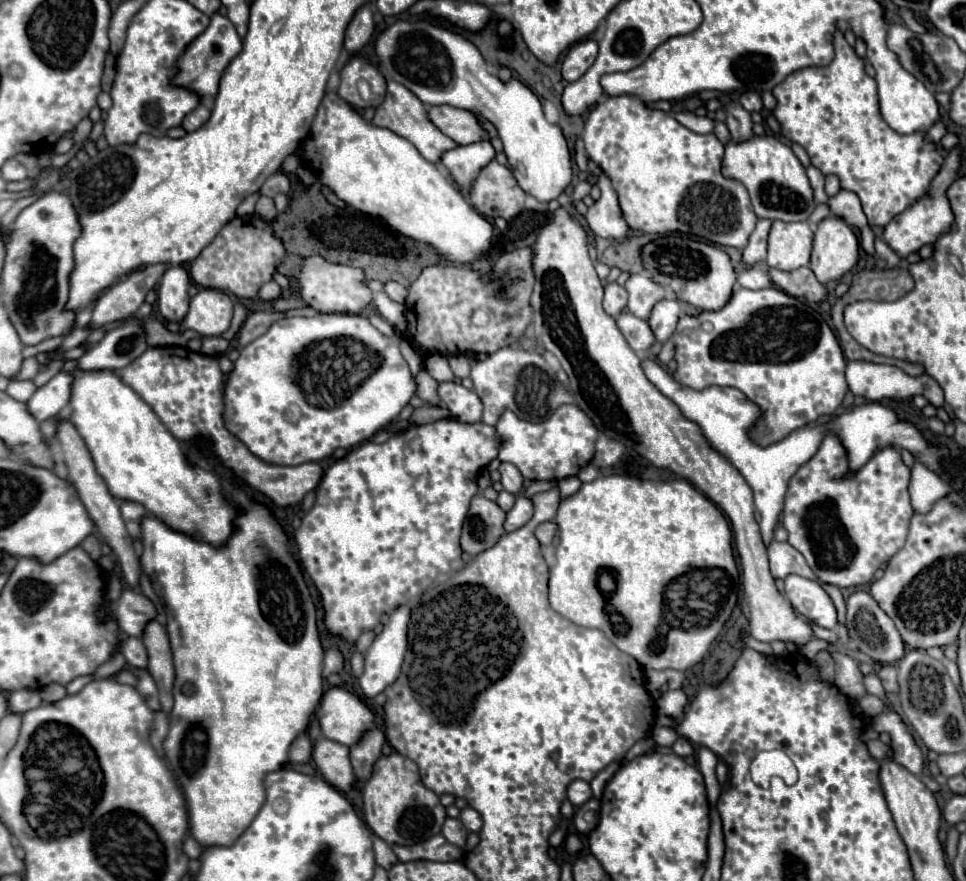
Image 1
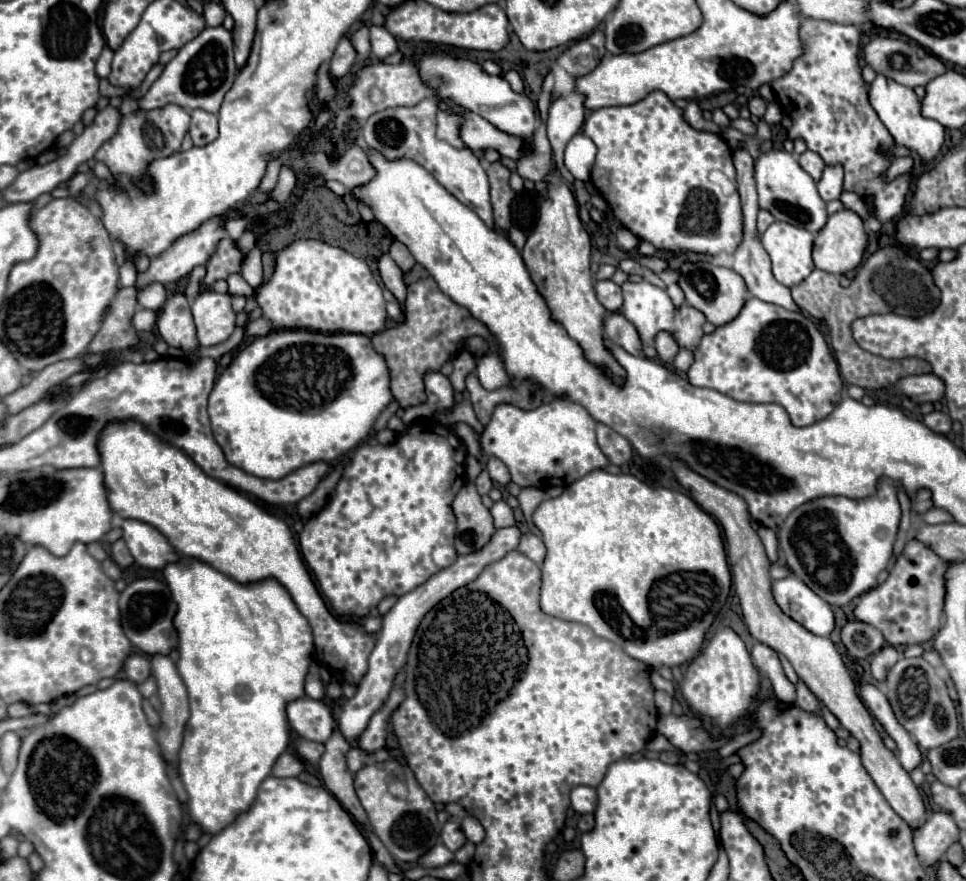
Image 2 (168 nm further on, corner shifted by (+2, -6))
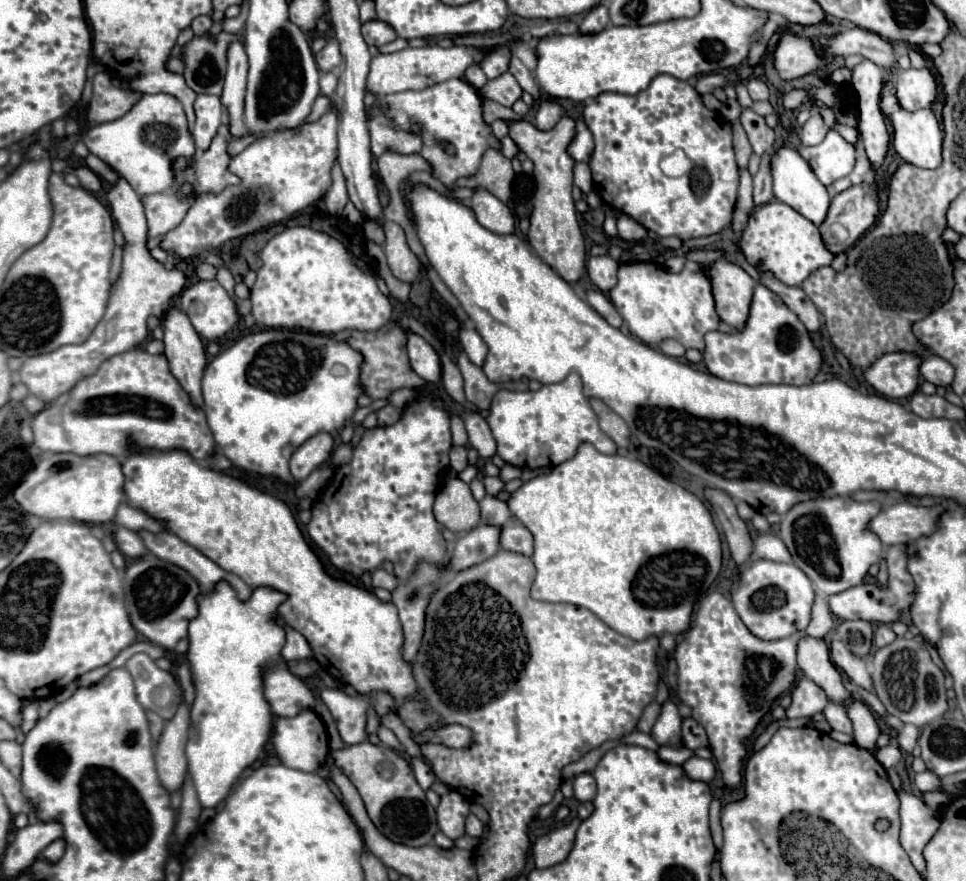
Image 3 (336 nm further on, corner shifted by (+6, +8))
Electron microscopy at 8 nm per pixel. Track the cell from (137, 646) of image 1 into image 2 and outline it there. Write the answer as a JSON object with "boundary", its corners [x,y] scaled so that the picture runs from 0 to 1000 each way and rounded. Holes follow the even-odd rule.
{"boundary":[[[136,741],[131,748],[129,748],[129,755],[127,755],[127,762],[131,766],[134,773],[138,775],[146,775],[154,768],[156,764],[156,757],[154,757],[154,748],[150,743],[144,743],[144,741]]]}

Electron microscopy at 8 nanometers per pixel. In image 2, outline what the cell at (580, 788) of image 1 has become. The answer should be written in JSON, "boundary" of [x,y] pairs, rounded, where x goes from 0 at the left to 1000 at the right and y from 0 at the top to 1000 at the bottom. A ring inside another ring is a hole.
{"boundary":[[[597,891],[591,898],[591,916],[597,923],[614,923],[618,914],[618,900],[614,893],[606,893],[606,891]]]}

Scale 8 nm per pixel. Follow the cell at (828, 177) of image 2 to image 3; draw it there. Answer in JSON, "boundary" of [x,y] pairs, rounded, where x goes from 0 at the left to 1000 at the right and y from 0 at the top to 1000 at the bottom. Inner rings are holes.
{"boundary":[[[858,146],[848,165],[827,165],[825,171],[852,210],[879,199],[885,190],[885,165],[877,162],[864,146]]]}

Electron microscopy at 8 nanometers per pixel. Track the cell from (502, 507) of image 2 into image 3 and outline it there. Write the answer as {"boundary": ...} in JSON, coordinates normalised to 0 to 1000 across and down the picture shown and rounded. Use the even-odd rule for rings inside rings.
{"boundary":[[[502,562],[502,566],[496,569],[496,575],[498,575],[498,594],[502,594],[502,596],[521,598],[529,587],[523,569],[517,569],[508,562]]]}

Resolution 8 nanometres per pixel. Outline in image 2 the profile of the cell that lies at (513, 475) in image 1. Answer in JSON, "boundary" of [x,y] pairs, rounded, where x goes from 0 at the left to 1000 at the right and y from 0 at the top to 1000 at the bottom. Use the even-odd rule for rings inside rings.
{"boundary":[[[504,521],[504,535],[506,535],[508,544],[510,544],[517,553],[525,553],[525,551],[529,548],[527,532],[525,532],[523,526],[519,526],[517,521]]]}

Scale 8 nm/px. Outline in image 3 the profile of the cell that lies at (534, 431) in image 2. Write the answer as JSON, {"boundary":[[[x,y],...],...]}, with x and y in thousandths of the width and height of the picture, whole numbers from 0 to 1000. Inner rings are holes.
{"boundary":[[[595,423],[581,435],[562,437],[558,444],[517,444],[510,451],[504,480],[514,501],[514,514],[533,530],[575,530],[593,519],[604,501],[614,503],[622,514],[639,514],[635,498],[620,487],[618,471],[604,448],[601,430]]]}

